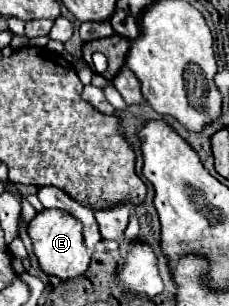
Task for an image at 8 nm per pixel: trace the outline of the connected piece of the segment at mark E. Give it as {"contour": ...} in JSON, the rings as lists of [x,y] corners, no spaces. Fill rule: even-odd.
{"contour":[[[42,209],[36,213],[36,217],[28,223],[28,235],[32,239],[34,255],[38,257],[40,269],[48,275],[54,275],[58,279],[72,279],[84,275],[84,271],[90,265],[90,255],[84,245],[84,233],[80,227],[80,221],[68,215],[62,209]]]}

